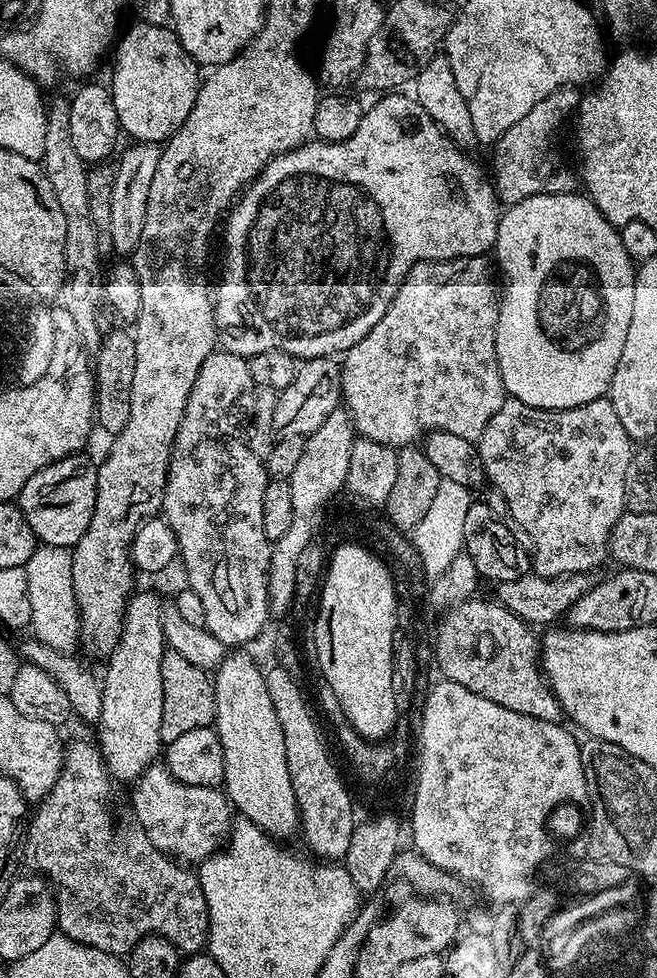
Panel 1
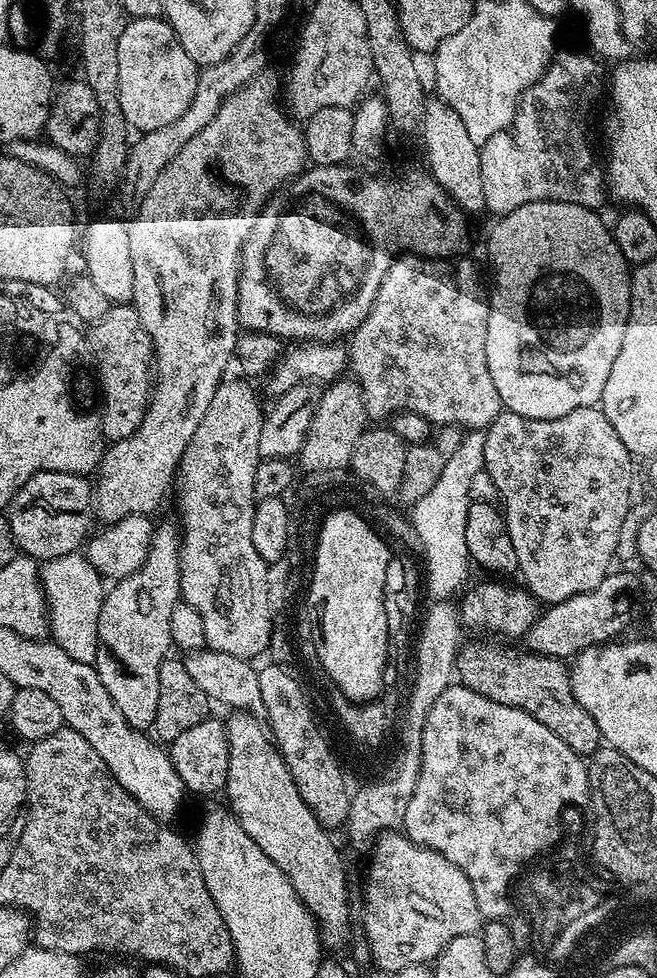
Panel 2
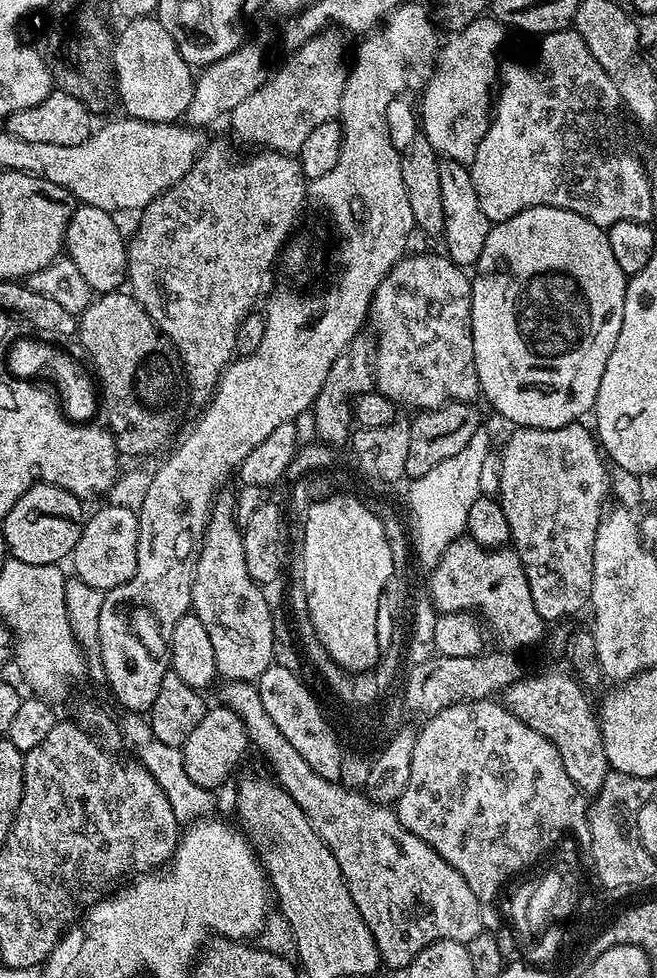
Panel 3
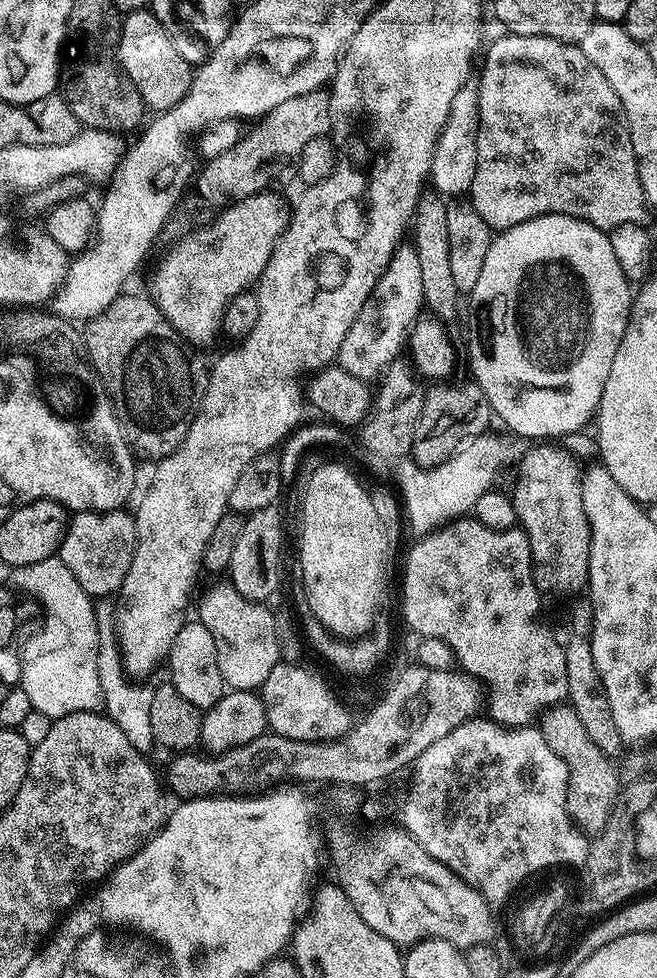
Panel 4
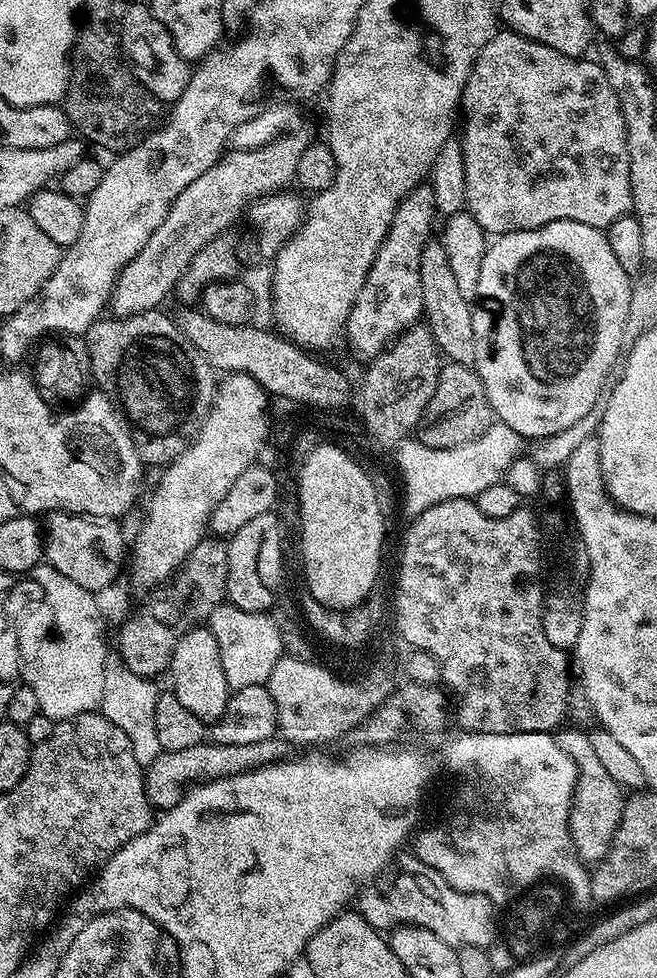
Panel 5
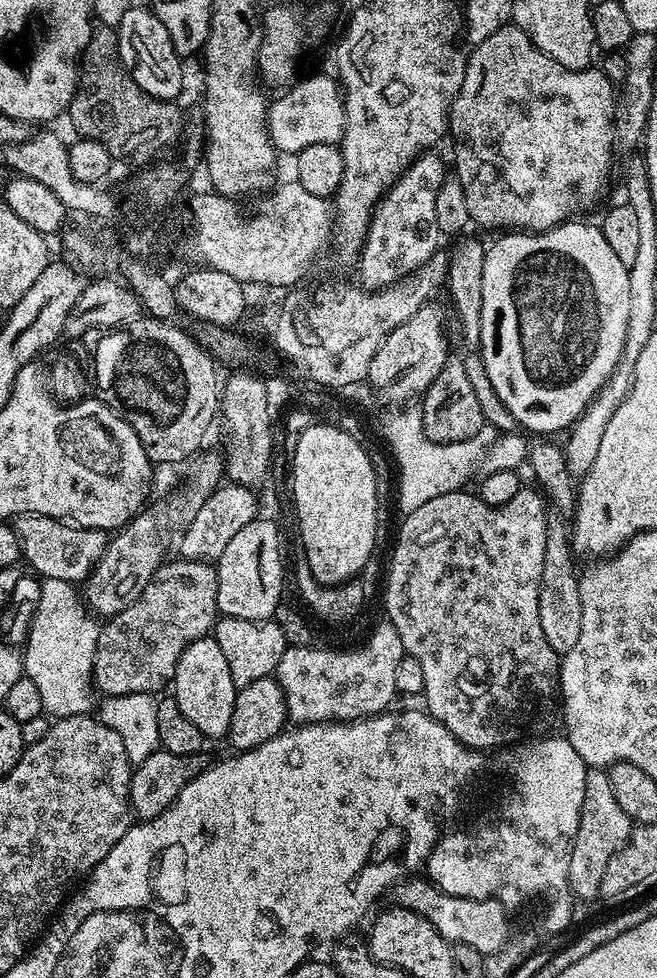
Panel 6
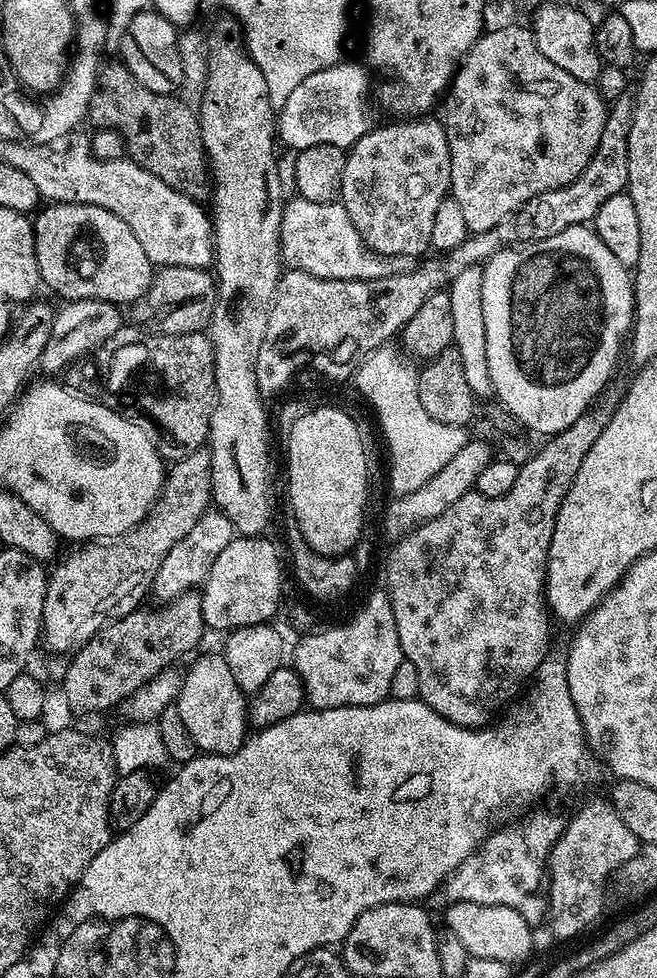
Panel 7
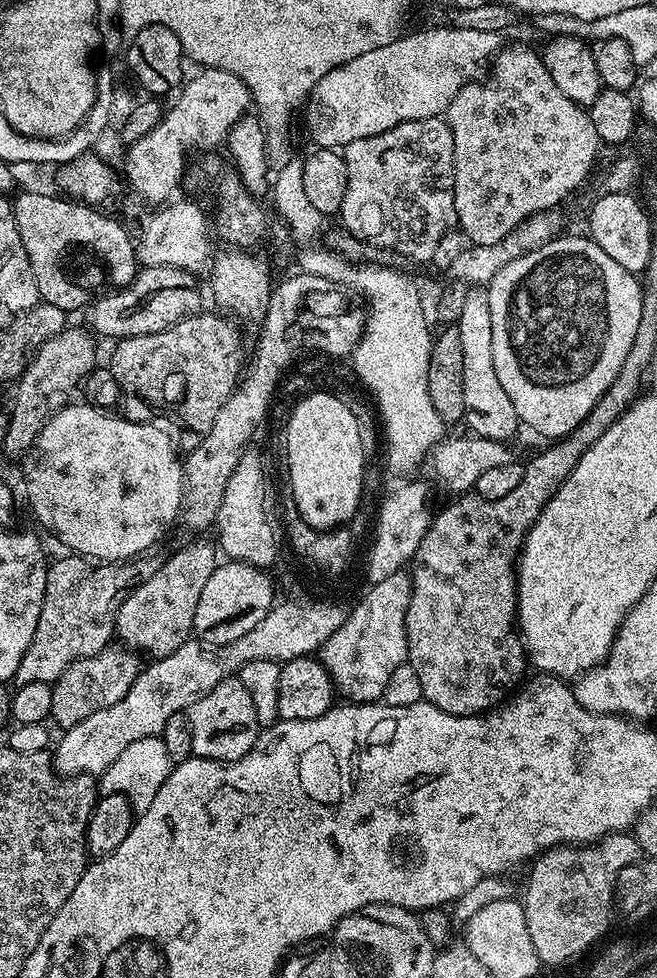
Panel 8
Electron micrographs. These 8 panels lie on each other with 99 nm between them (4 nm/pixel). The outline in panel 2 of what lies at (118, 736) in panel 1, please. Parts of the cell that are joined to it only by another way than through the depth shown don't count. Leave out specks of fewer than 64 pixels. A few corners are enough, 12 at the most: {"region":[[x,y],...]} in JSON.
{"region":[[180,534],[107,589],[95,668],[129,726],[156,721],[181,603]]}

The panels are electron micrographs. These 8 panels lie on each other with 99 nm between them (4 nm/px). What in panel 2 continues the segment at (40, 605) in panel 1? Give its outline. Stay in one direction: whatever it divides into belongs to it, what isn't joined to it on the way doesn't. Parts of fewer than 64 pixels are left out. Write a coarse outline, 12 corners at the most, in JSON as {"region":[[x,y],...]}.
{"region":[[79,551],[45,561],[51,639],[95,665],[103,577]]}

